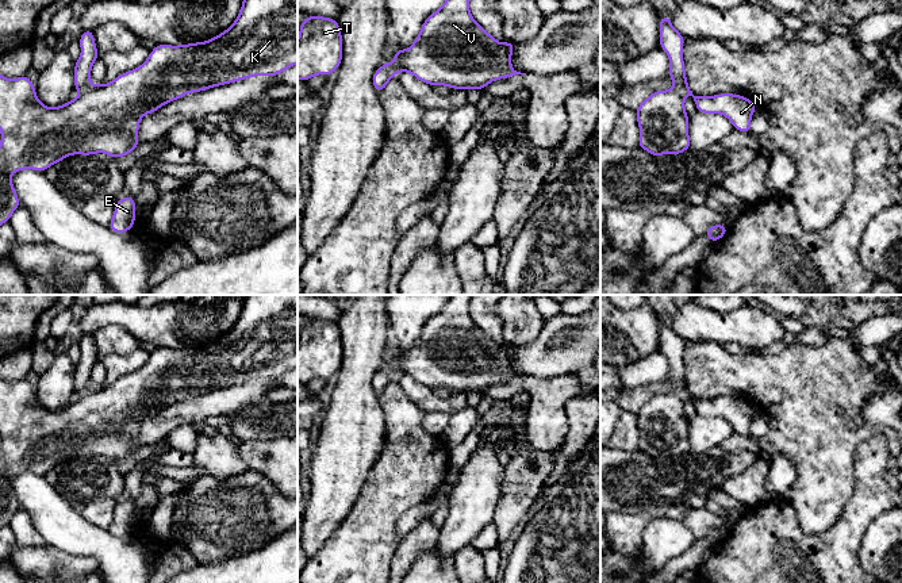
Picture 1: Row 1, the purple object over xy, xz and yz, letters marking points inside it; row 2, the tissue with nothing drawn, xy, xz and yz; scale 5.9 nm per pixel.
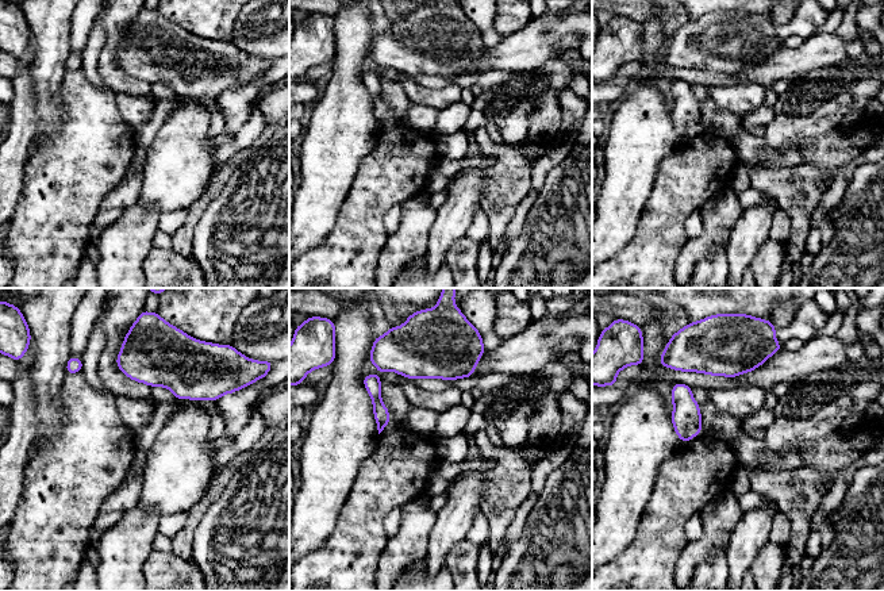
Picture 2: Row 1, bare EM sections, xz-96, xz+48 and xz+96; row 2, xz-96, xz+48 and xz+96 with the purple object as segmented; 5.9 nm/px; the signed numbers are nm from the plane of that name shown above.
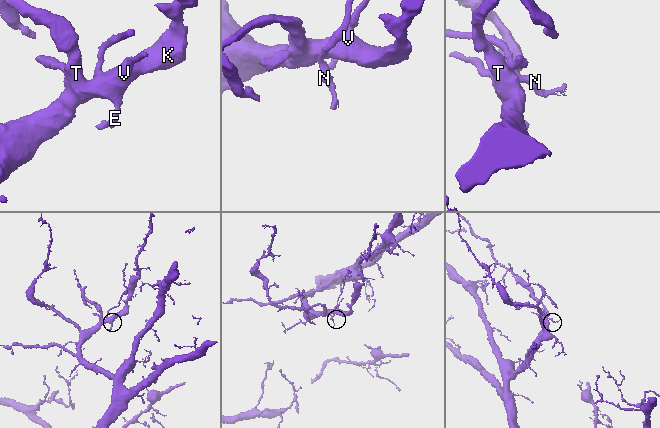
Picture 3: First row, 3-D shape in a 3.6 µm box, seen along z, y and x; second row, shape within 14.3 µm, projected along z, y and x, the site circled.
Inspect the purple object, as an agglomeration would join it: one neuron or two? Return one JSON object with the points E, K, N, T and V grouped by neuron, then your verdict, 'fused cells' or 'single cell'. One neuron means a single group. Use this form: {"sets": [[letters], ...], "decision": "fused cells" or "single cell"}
{"sets": [["E", "K", "T", "V"], ["N"]], "decision": "fused cells"}

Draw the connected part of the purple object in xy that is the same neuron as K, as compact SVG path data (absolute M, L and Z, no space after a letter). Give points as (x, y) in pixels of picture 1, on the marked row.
M243 0L235 22L218 37L191 45L157 45L141 66L122 73L108 84L88 87L77 99L55 108L49 108L38 100L27 74L12 80L0 76L0 226L9 222L12 212L20 206L11 180L14 172L24 169L45 172L72 154L104 153L118 160L139 146L137 139L139 120L146 114L156 112L166 103L191 92L207 91L254 76L279 76L296 64L298 0Z

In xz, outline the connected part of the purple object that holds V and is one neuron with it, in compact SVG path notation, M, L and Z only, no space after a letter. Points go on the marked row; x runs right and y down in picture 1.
M445 0L442 7L427 16L419 35L407 50L398 49L391 64L384 62L395 74L408 72L429 85L453 89L484 89L491 81L526 74L511 68L515 43L498 42L469 11L469 0Z

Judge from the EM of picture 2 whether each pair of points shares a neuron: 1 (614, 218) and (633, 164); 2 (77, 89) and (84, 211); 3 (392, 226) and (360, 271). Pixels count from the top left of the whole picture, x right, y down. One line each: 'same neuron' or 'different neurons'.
1: same neuron
2: same neuron
3: different neurons

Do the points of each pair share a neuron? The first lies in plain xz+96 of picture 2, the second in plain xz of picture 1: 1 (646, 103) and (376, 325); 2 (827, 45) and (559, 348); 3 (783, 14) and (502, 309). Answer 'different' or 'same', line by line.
1: same
2: same
3: different

